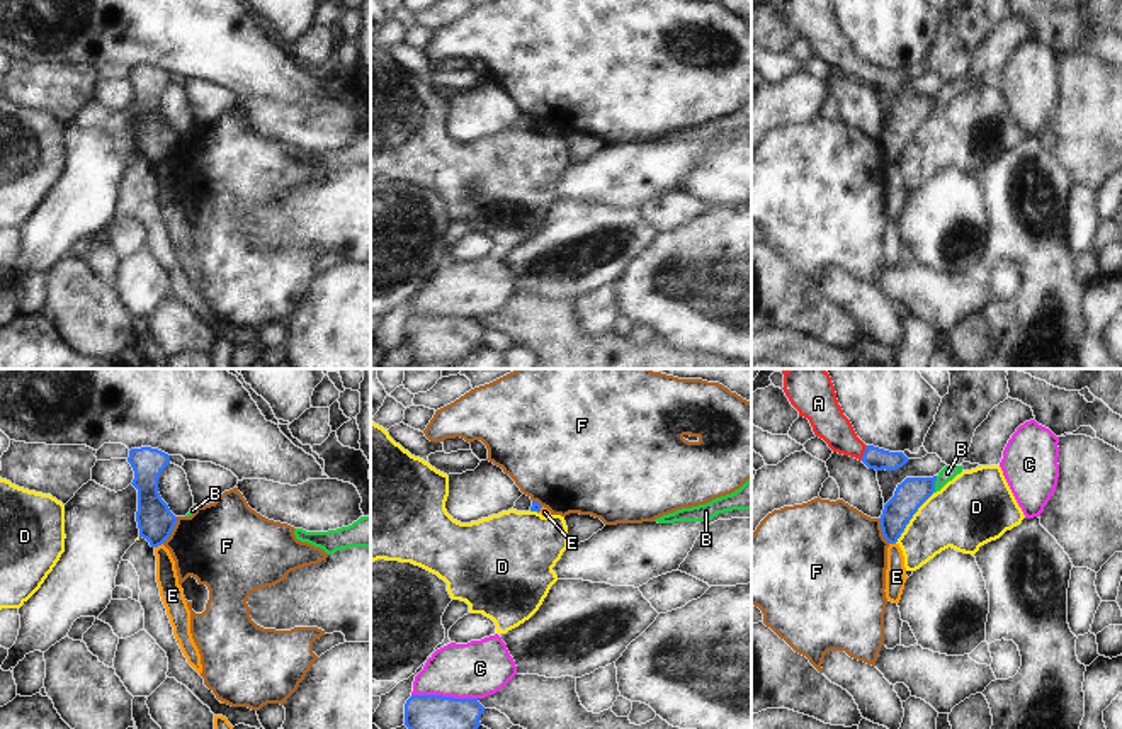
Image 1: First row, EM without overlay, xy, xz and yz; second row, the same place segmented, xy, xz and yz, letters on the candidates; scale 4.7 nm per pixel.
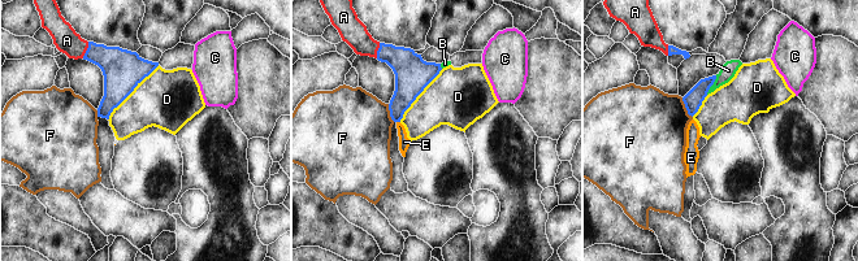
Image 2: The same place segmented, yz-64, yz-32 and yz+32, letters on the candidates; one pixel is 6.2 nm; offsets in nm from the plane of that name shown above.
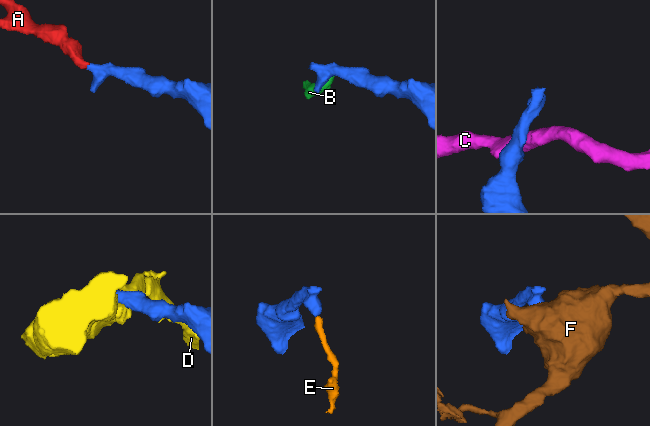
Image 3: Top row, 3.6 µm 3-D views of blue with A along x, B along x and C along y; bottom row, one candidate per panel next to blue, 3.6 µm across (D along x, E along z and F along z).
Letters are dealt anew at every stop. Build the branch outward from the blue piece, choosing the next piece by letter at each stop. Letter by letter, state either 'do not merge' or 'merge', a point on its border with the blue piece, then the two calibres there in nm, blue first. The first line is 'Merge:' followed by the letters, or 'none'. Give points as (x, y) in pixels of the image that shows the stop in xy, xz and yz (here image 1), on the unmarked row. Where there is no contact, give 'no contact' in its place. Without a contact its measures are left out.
Merge: A
A: merge | yz (864, 72) | 110/160 nm
B: do not merge | yz (934, 104) | 150/70 nm
C: do not merge | xz (444, 316) | 260/260 nm
D: do not merge | yz (912, 136) | 150/320 nm
E: do not merge | xy (158, 163) | 170/110 nm
F: do not merge | xy (172, 148) | 170/400 nm

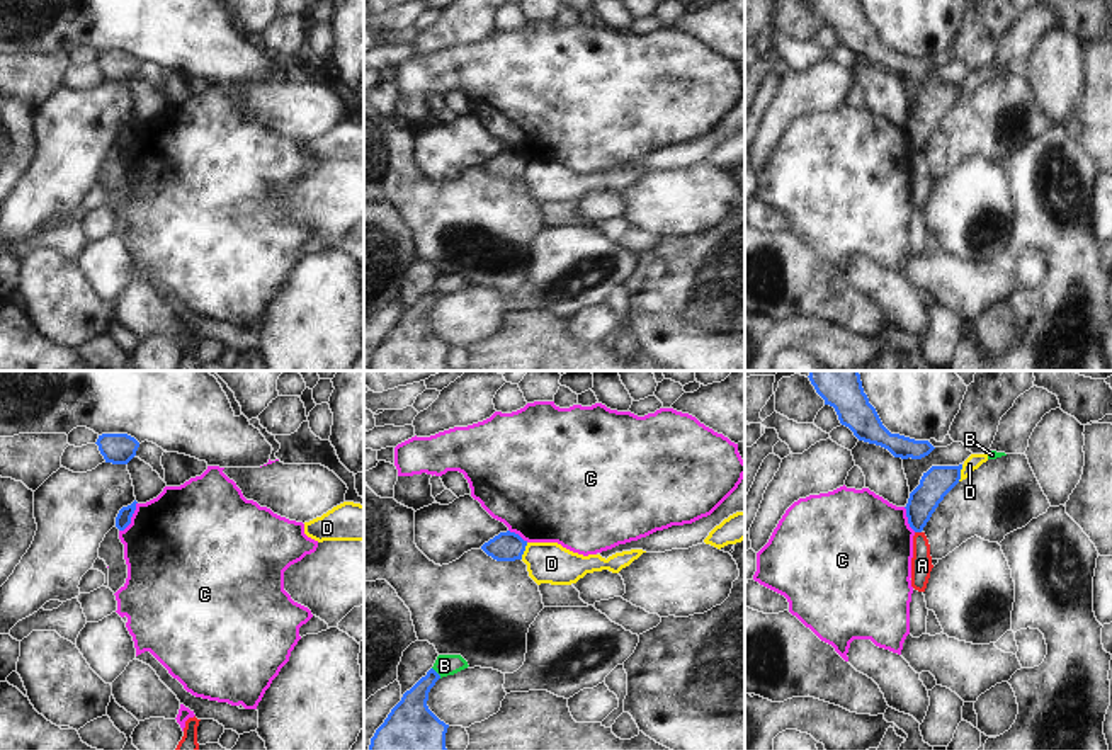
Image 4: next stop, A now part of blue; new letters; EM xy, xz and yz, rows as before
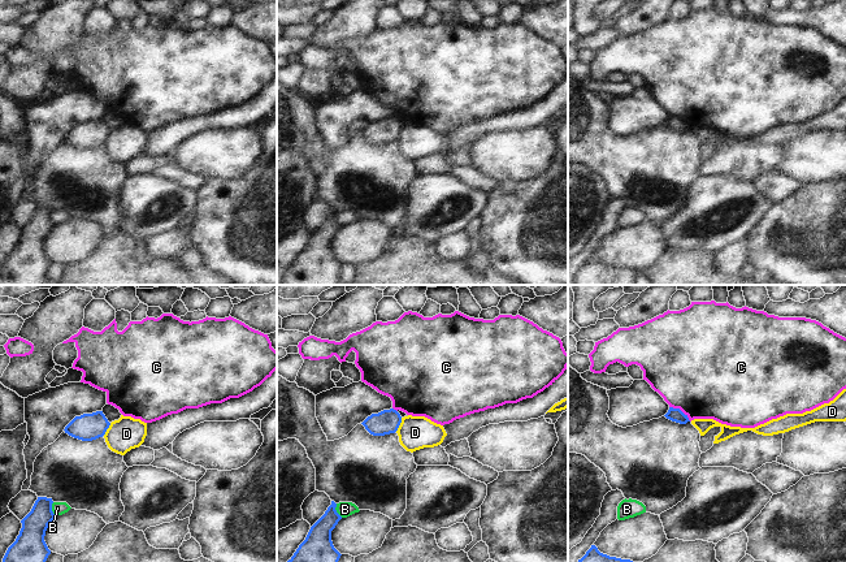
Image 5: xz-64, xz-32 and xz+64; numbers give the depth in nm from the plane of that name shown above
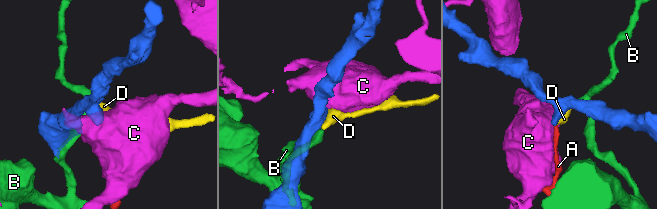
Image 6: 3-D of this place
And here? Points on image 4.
Merge: none
A: do not merge | yz (919, 150) | 150/100 nm
B: do not merge | xz (436, 291) | 190/100 nm
C: do not merge | xy (131, 135) | 70/480 nm
D: do not merge | xz (524, 169) | 140/190 nm

